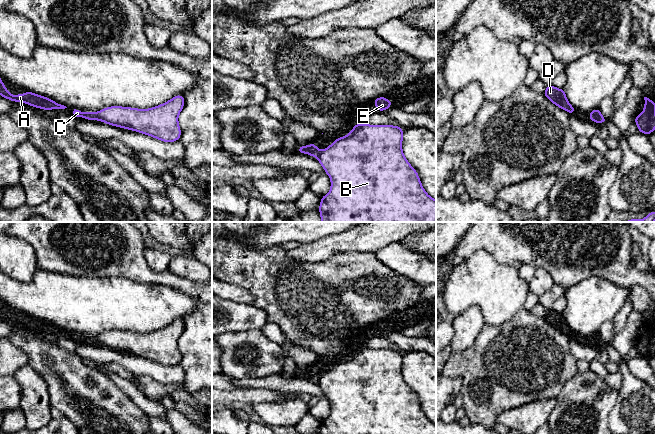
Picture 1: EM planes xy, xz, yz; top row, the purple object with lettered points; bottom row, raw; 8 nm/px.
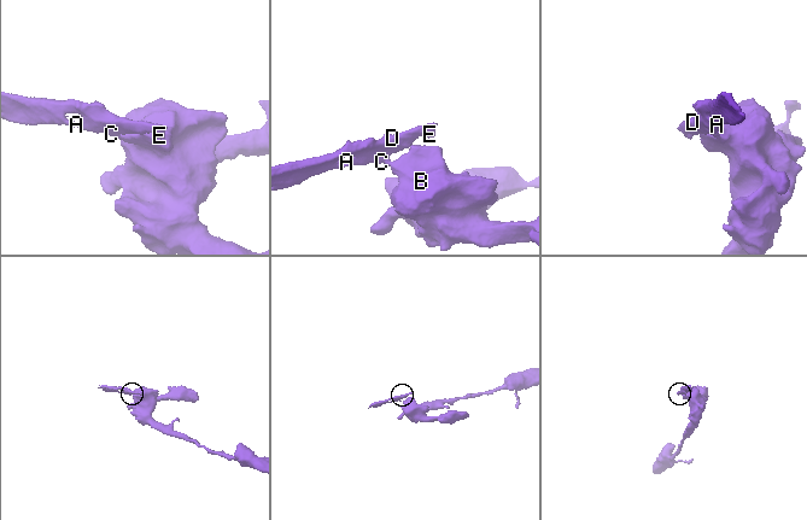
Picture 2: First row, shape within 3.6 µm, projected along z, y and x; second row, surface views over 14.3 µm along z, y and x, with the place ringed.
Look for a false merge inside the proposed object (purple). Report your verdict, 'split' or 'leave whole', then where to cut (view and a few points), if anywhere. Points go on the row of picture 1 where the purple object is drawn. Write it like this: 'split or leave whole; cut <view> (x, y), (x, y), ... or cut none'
split; cut xy (94, 113), (98, 119)

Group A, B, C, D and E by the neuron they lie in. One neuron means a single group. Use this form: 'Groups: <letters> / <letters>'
Groups: A C D E / B

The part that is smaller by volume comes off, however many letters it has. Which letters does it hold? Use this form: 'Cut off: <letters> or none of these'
Cut off: A, C, D, E

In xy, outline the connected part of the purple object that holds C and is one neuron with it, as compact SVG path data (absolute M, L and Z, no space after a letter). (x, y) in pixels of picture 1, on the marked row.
M74 109L73 114L76 117L82 117L82 118L85 118L87 120L92 120L92 121L98 120L96 114L93 112L81 112L79 110Z

